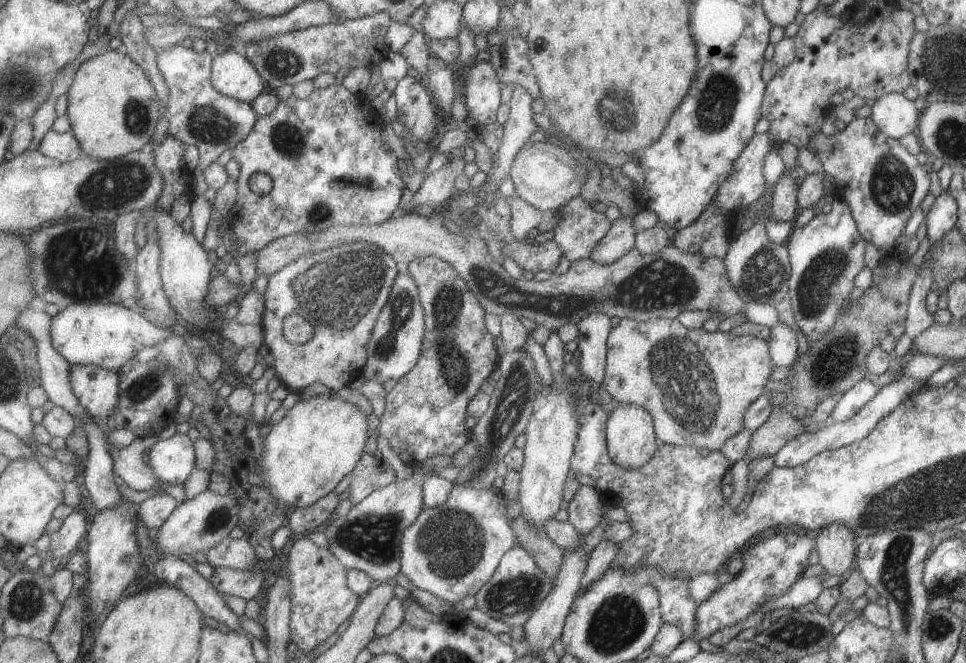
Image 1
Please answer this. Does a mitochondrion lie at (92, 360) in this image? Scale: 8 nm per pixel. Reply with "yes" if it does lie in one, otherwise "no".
no

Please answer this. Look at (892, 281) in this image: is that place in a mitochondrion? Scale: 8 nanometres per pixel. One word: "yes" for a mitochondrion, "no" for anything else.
no

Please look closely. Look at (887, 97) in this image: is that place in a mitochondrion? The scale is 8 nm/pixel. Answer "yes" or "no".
no

